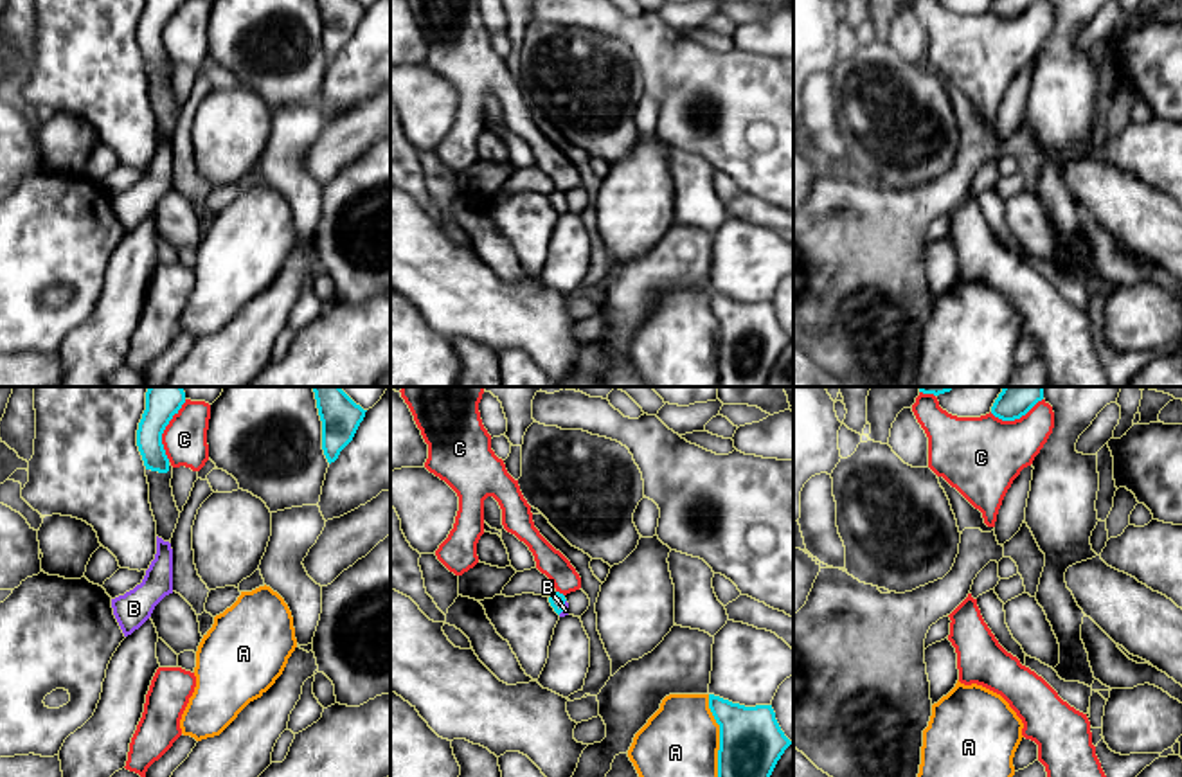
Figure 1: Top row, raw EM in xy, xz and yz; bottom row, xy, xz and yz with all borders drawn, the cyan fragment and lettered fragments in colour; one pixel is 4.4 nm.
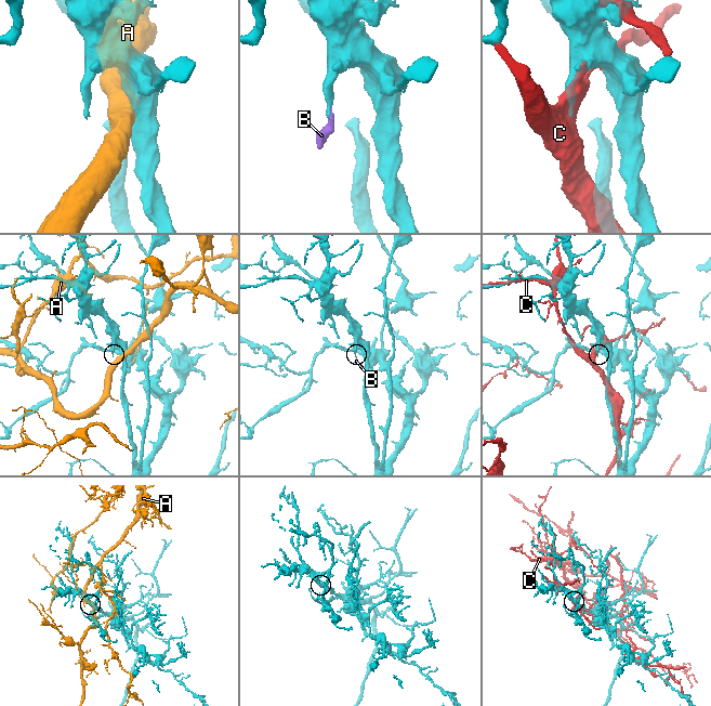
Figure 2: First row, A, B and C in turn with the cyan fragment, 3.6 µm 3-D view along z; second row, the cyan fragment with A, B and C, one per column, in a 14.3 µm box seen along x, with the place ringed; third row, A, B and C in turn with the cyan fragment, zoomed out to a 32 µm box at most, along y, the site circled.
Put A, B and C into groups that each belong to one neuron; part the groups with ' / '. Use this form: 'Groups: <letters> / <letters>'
Groups: A / B / C

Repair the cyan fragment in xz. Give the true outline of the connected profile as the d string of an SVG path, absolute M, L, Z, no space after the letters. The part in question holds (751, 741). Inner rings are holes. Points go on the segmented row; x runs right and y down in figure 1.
M709 694L720 725L718 777L770 777L792 741L772 705L745 707Z

